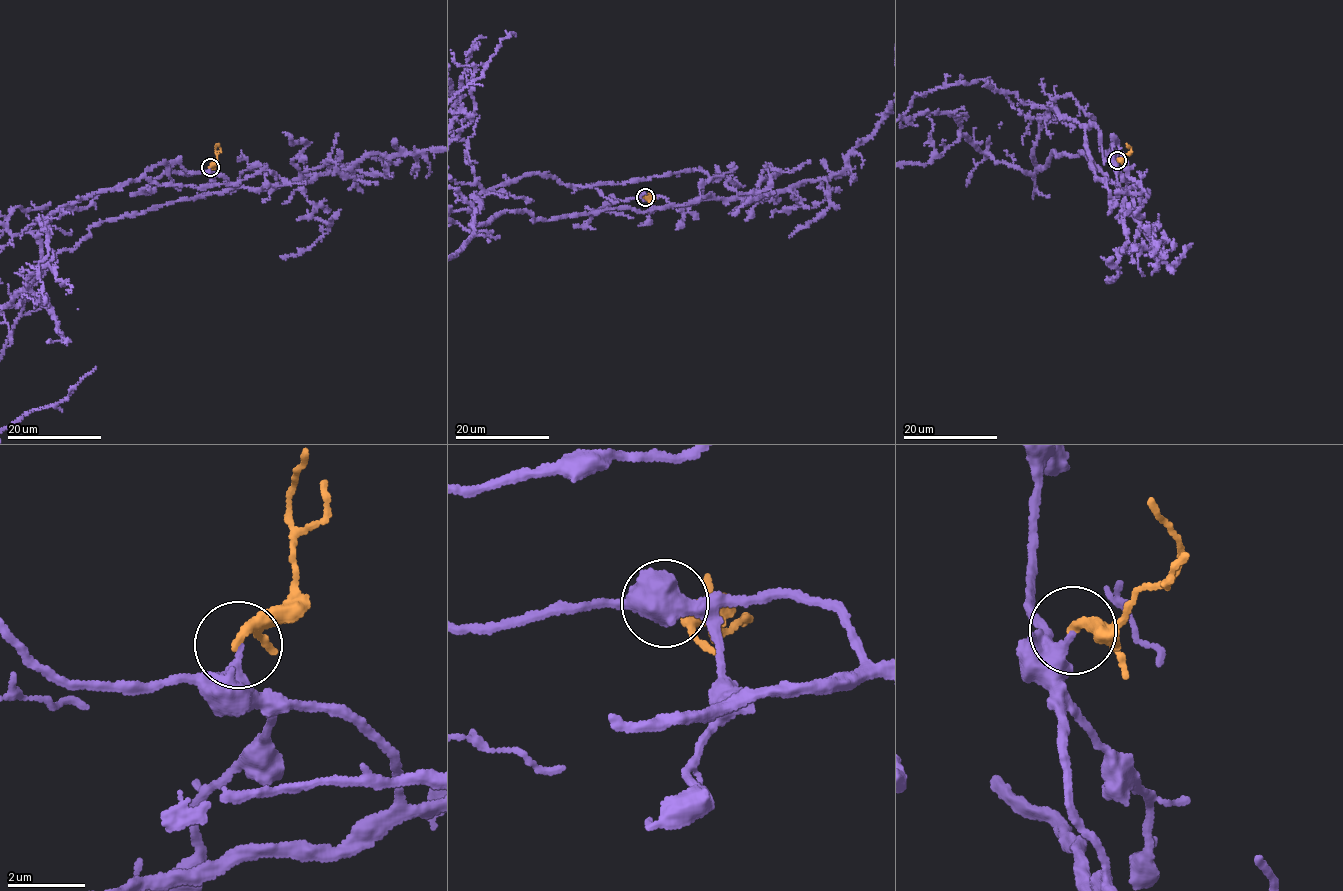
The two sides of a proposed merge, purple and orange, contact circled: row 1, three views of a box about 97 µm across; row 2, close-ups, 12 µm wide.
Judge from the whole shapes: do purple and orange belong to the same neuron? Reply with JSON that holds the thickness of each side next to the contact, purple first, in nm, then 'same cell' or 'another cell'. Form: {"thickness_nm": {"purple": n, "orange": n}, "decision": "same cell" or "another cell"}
{"thickness_nm": {"purple": 280, "orange": 180}, "decision": "another cell"}

